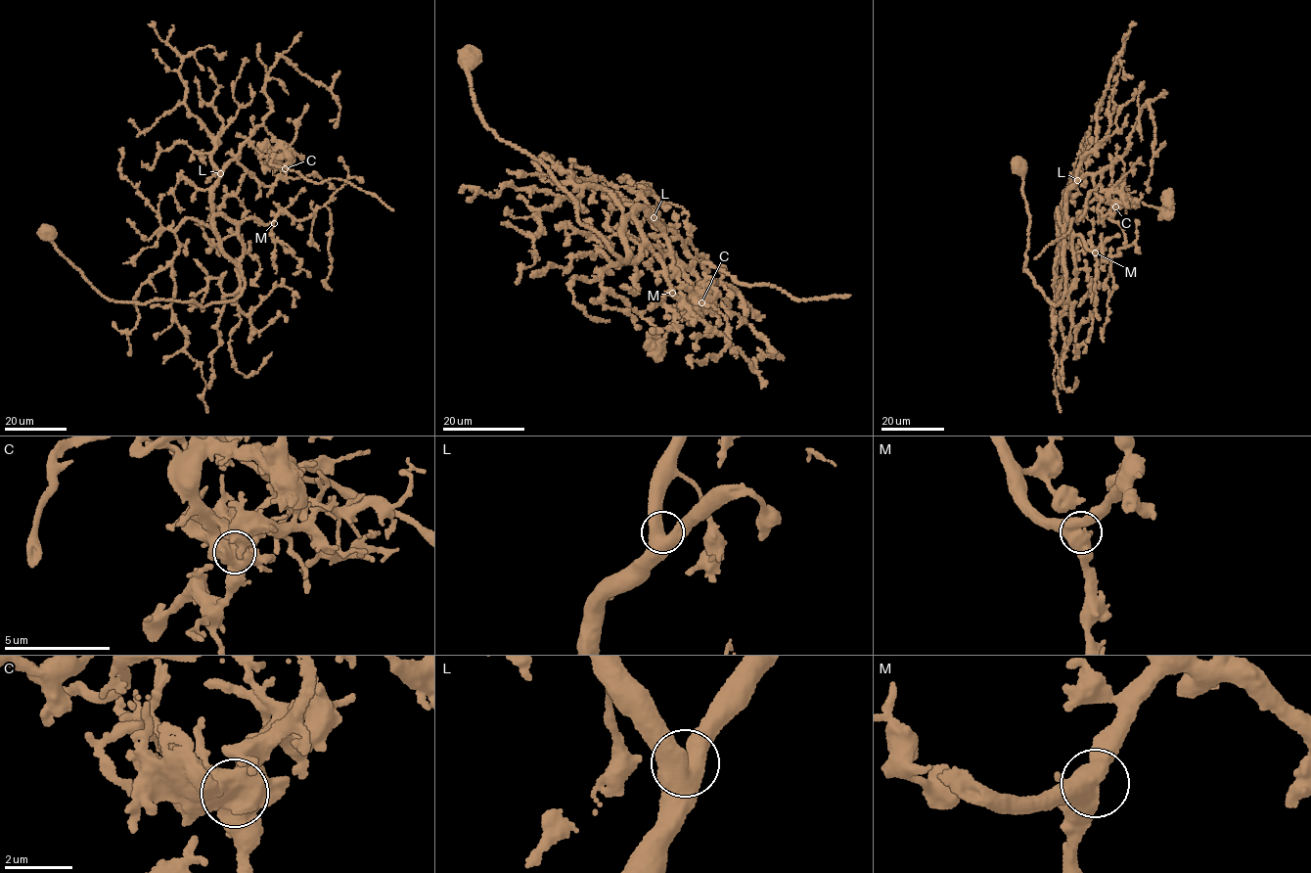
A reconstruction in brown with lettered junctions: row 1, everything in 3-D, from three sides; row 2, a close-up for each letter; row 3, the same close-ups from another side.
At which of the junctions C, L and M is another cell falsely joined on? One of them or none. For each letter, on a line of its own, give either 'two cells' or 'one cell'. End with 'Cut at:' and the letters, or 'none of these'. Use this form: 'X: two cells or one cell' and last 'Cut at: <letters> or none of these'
C: two cells
L: one cell
M: one cell
Cut at: C

